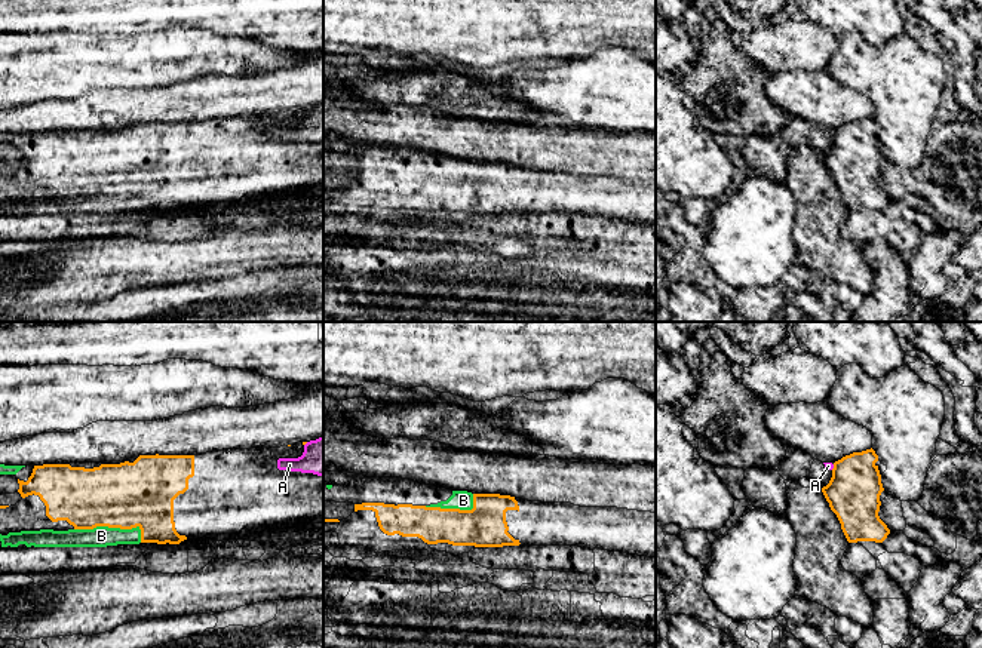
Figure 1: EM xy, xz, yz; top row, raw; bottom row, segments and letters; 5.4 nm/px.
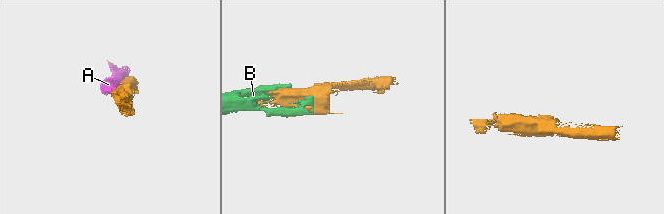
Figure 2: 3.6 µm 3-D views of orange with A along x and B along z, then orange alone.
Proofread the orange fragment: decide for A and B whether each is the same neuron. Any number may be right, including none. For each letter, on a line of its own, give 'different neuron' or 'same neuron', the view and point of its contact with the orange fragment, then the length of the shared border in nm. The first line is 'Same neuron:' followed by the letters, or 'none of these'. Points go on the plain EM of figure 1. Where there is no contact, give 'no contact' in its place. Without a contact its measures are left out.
Same neuron: B
A: different neuron | yz (834, 135) | 40 nm
B: same neuron | xy (113, 194) | 380 nm

